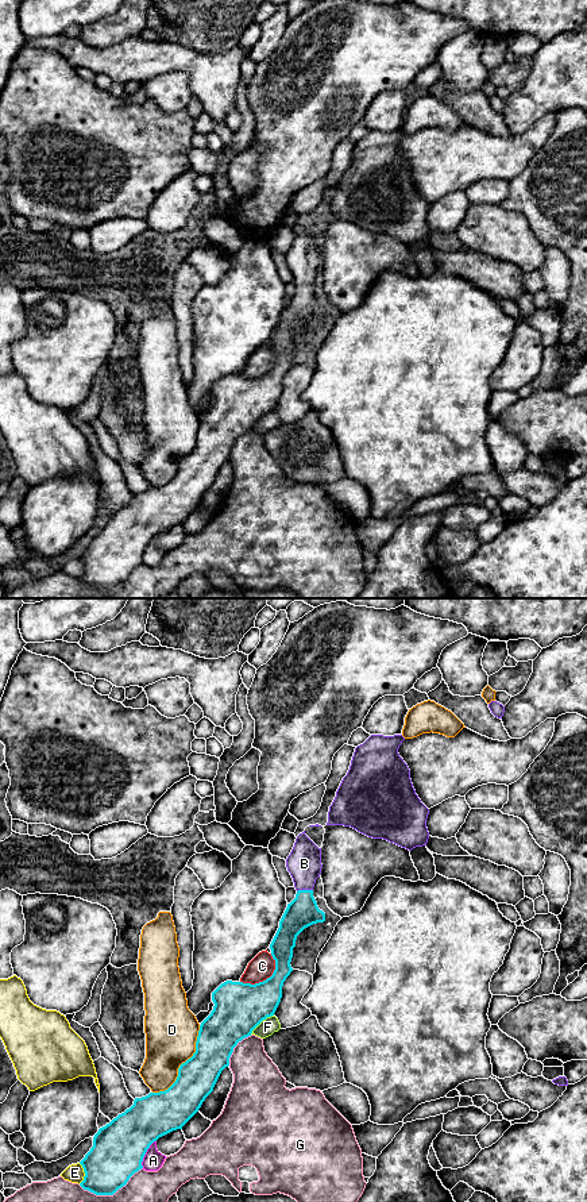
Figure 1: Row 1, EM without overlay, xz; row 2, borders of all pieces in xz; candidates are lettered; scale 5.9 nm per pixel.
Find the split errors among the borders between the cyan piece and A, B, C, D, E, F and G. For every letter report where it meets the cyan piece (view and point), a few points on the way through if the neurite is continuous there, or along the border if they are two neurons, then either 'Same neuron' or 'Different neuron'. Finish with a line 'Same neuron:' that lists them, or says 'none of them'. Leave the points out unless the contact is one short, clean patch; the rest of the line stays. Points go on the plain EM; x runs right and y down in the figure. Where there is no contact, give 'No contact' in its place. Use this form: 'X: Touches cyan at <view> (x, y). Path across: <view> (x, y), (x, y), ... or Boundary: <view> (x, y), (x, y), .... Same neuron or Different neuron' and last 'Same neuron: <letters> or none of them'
A: Touches cyan at xz (145, 549). Different neuron
B: Touches cyan at xz (304, 285). Path across: xz (302, 307), (304, 285), (304, 258). Same neuron
C: Touches cyan at xz (267, 373). Different neuron
D: Touches cyan at xz (182, 458). Different neuron
E: Touches cyan at xz (85, 569). Different neuron
F: Touches cyan at xz (261, 416). Different neuron
G: Touches cyan at xz (235, 440). Different neuron
Same neuron: B

